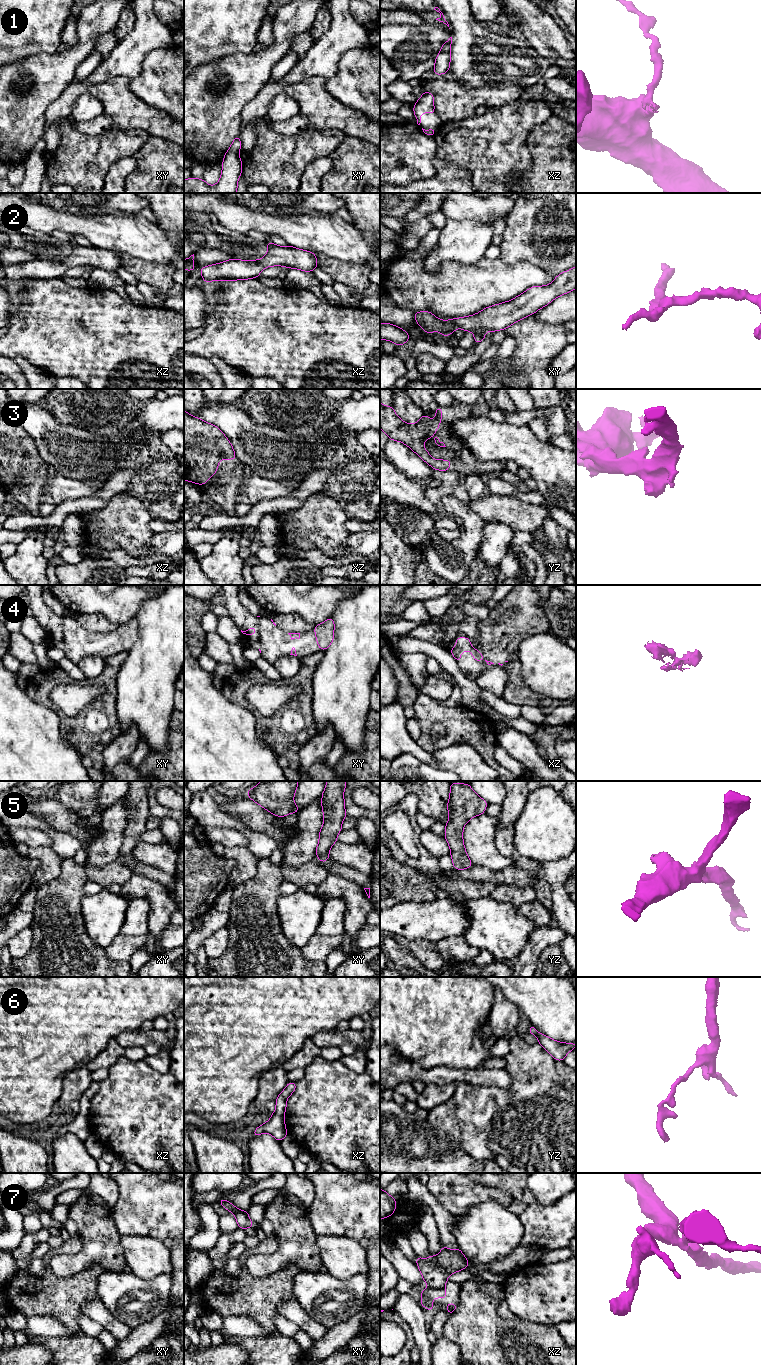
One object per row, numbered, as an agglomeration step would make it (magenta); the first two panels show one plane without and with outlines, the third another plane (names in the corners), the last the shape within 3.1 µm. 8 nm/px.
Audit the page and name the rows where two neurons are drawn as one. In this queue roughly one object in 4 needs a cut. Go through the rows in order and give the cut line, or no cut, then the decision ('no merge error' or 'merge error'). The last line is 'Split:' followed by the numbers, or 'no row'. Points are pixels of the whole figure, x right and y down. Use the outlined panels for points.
1: cut none; no merge error
2: cut none; no merge error
3: cut none; no merge error
4: cut none; no merge error
5: cut none; no merge error
6: cut none; no merge error
7: cut xz (428, 1287), (443, 1288); merge error
Split: 7

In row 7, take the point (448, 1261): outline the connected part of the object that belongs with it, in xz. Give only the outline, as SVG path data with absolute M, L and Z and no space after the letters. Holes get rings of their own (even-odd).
M442 1245L440 1253L436 1256L429 1255L427 1259L416 1256L416 1263L423 1280L429 1288L433 1289L444 1288L450 1274L471 1265L460 1248L452 1250L444 1245Z

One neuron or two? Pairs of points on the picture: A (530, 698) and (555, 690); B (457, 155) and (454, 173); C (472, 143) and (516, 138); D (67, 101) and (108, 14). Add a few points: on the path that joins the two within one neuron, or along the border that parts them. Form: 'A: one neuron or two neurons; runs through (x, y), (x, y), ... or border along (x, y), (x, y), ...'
A: two neurons; border along (522, 681), (533, 691), (553, 699)
B: two neurons; border along (435, 156), (466, 168), (470, 172), (472, 180)
C: one neuron; runs through (483, 143), (493, 143), (498, 138), (505, 138)
D: two neurons; border along (72, 81), (56, 99)

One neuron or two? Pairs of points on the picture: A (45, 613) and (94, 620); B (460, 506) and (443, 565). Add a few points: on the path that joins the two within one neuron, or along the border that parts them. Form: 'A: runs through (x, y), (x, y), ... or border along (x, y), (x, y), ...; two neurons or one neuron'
A: border along (77, 621), (84, 629), (98, 632); two neurons
B: runs through (469, 521), (469, 538), (457, 550); one neuron

